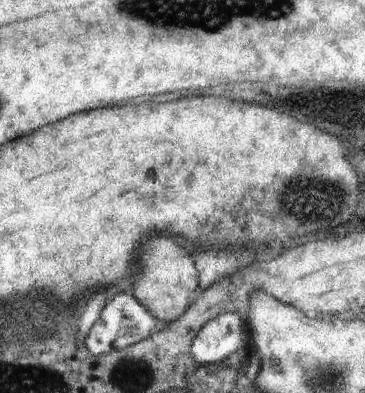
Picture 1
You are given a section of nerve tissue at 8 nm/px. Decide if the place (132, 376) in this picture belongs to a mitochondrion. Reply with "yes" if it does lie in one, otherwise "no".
yes

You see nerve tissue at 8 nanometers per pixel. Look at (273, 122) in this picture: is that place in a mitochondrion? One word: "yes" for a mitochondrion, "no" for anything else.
no

